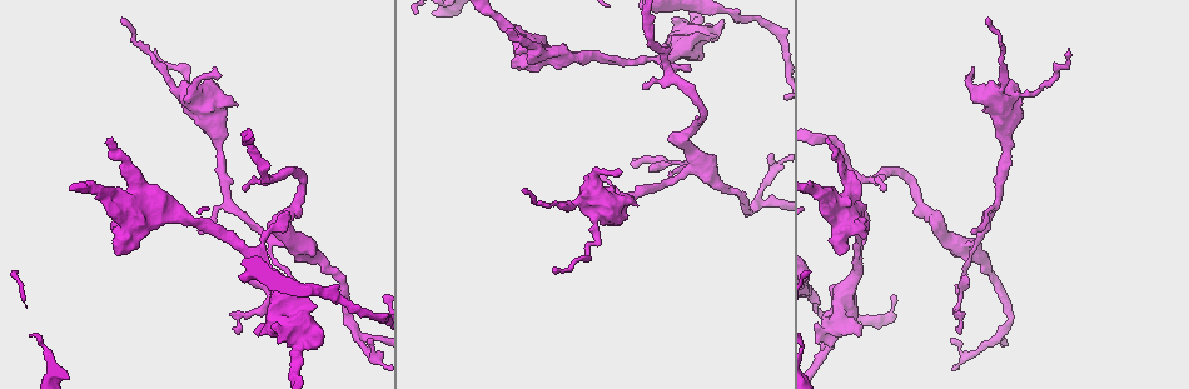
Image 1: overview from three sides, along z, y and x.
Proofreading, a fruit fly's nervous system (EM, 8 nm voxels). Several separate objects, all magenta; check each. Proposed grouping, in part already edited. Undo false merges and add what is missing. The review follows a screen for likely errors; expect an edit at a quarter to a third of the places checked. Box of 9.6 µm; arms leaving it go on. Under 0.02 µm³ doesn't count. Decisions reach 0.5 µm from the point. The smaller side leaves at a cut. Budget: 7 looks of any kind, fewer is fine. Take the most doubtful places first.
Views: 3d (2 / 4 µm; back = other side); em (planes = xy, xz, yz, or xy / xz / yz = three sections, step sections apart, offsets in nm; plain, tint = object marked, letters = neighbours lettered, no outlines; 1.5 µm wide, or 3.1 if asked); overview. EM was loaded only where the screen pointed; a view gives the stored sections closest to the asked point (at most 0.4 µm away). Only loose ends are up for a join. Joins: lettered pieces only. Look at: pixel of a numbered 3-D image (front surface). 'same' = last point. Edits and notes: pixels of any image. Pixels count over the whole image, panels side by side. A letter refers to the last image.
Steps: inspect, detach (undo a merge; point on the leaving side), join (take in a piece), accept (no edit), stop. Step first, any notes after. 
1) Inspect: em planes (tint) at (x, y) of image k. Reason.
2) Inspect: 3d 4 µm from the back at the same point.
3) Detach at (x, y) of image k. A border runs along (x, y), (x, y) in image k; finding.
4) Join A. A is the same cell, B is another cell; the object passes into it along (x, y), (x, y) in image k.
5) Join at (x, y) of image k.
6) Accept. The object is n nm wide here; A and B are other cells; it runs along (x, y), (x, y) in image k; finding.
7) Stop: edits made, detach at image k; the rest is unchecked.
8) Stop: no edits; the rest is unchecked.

Inspect: em yz step 4 (letters) at (828, 140) of image 1. Free end.

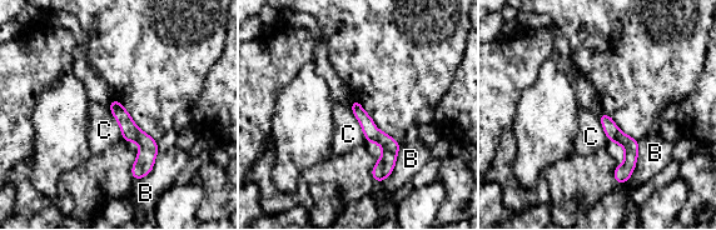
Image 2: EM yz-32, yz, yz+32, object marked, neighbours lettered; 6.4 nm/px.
Inspect: em planes (letters) at the same point.

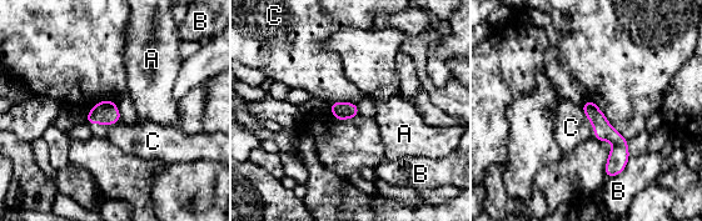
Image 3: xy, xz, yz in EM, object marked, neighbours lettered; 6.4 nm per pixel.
Accept. A, B and C are other cells; it runs along (587, 104), (617, 140), (616, 171) in image 3; no lettered piece goes on from it.

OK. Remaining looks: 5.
Inspect: 3d 2 µm at (616, 173) of image 1. Free end.

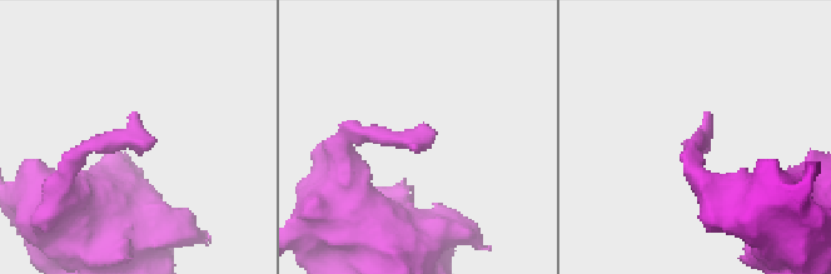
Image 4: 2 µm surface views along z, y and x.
Inspect: em planes (tint) at (709, 114) of image 4.

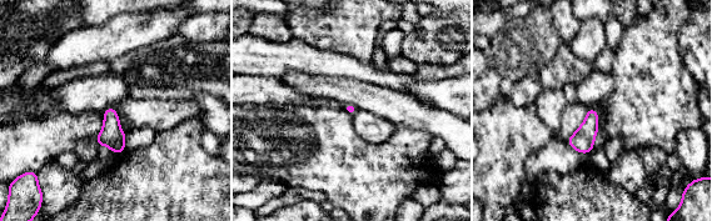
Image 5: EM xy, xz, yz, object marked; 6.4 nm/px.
Inspect: em planes (letters) at the same point.

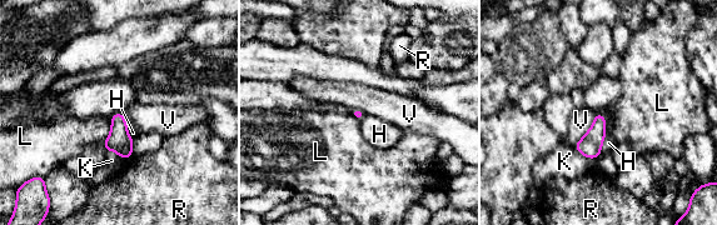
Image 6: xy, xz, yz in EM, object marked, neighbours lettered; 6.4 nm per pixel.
Accept. H, K, L, R and V are other cells; a border runs along (124, 120), (128, 134), (134, 140) in image 6; no lettered piece goes on from it.

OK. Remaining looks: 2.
Inspect: em yz step 8 (tint) at (681, 143) of image 1. Abrupt turn.

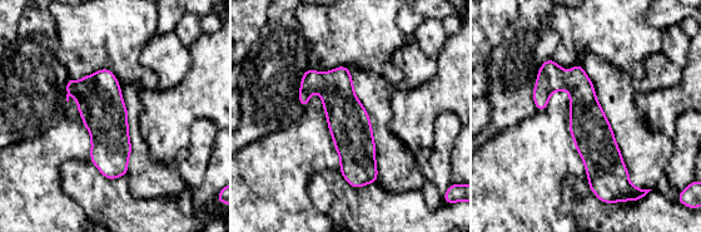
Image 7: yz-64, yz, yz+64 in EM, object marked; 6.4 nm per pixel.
Inspect: em yz step 8 (letters) at the same point.

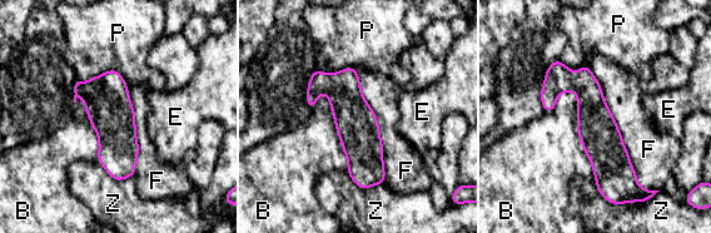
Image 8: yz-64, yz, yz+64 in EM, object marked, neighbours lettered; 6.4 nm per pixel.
Accept. B, E, F, P and Z are other cells; a border runs along (586, 64), (644, 189) in image 8; one cell here.

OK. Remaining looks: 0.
Stop: no edits; the rest is unchecked.

